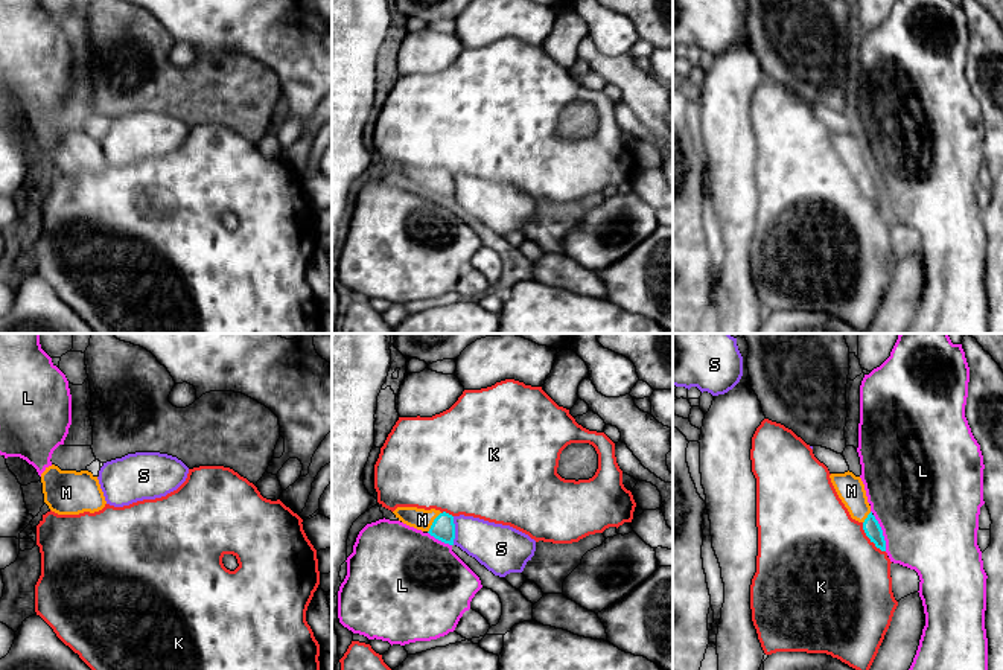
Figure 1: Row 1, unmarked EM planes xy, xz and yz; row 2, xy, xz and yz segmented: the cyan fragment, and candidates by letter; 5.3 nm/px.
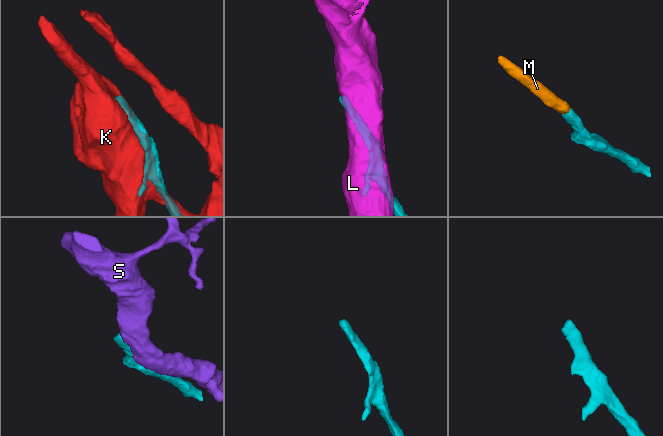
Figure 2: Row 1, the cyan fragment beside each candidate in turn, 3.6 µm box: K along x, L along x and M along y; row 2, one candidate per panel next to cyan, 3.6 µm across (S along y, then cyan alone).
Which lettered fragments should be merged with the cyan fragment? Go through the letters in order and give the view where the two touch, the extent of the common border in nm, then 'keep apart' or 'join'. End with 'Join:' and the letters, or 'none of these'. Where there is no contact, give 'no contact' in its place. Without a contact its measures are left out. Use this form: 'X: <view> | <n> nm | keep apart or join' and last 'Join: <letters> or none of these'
K: yz | 200 nm | keep apart
L: yz | 200 nm | keep apart
M: xz | 130 nm | join
S: xz | 150 nm | keep apart
Join: M

